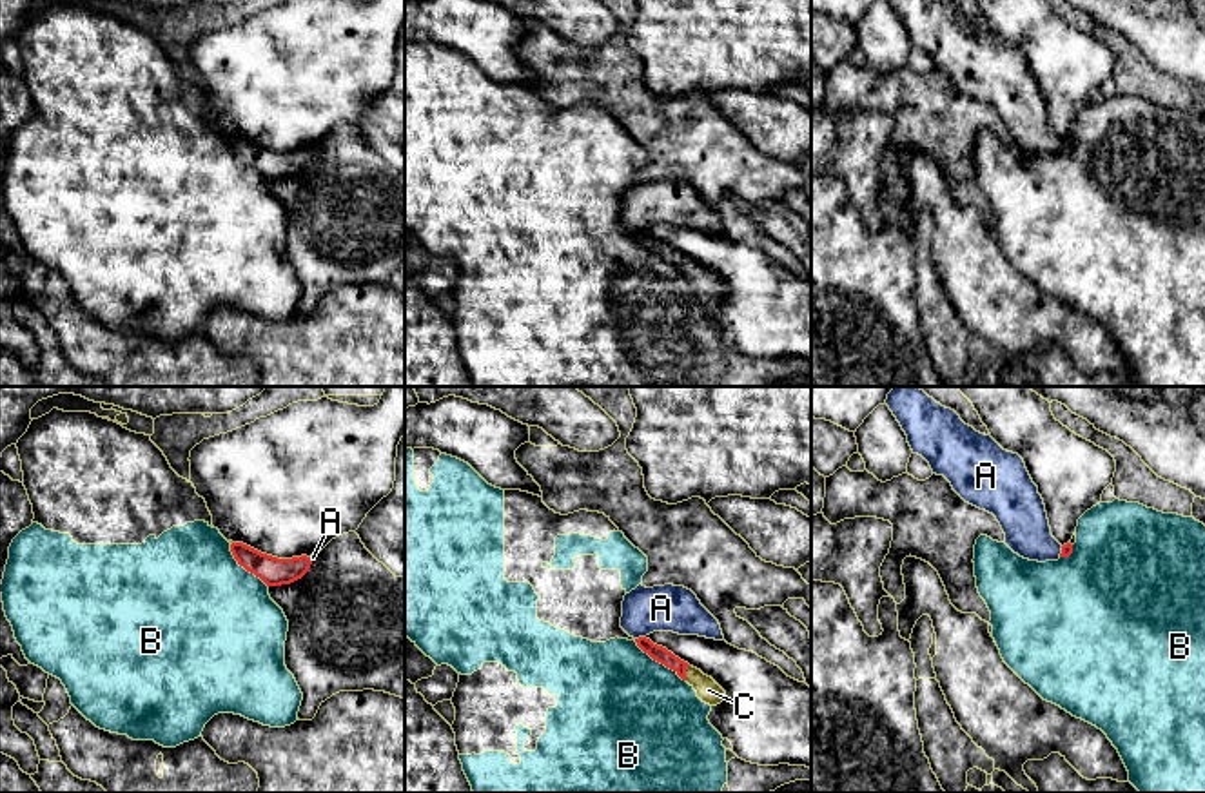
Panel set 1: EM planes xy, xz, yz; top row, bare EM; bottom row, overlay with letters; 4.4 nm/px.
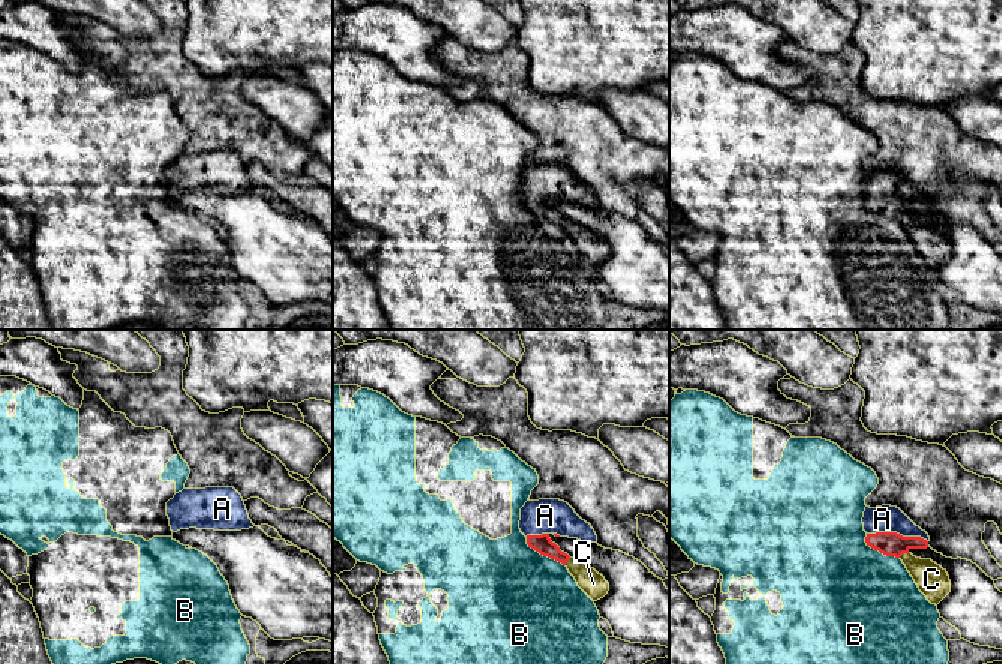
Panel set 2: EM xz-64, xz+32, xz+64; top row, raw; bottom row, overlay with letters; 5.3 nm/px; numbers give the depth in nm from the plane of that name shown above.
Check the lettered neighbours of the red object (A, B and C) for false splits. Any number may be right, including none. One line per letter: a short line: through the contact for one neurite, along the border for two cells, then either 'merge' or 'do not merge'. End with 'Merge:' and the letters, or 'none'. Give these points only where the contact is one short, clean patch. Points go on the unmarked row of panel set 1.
A: xz (659, 247), (639, 231), (661, 202) | merge
B: xz (634, 234), (685, 274) | do not merge
C: xz (659, 247), (685, 265), (708, 283) | merge
Merge: A, C

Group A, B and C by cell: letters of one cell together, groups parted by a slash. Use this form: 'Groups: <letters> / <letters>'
Groups: A C / B

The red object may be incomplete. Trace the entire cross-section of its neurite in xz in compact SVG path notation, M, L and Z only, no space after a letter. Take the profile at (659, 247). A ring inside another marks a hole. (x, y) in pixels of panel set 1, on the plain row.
M639 178L624 189L621 221L644 247L686 274L702 296L717 299L726 292L726 285L711 270L648 232L653 225L724 232L719 214L691 183L673 178L653 181Z

